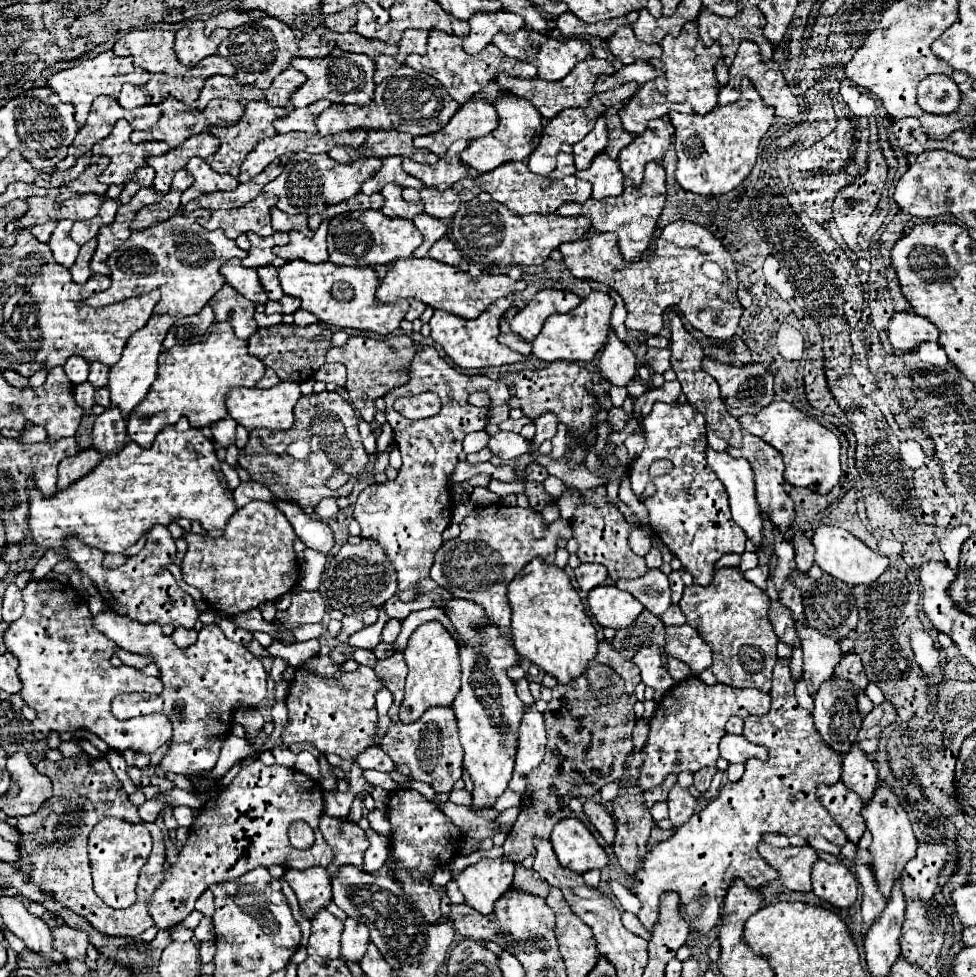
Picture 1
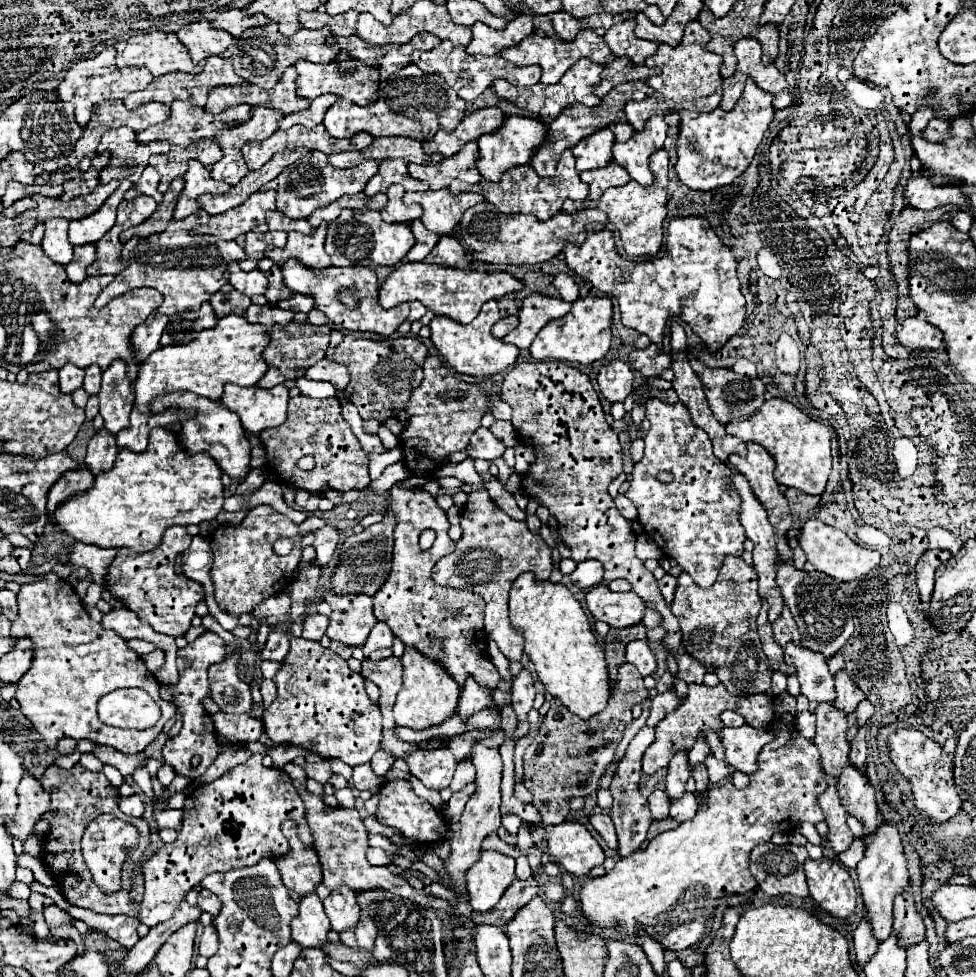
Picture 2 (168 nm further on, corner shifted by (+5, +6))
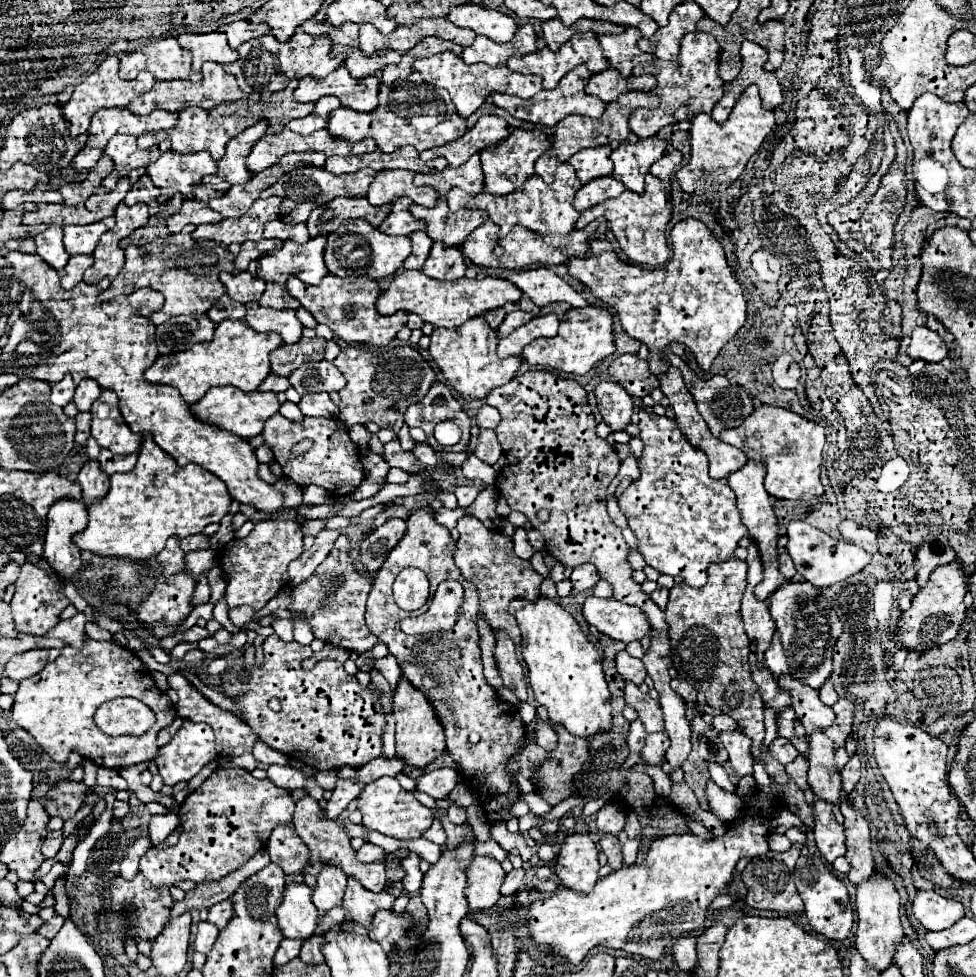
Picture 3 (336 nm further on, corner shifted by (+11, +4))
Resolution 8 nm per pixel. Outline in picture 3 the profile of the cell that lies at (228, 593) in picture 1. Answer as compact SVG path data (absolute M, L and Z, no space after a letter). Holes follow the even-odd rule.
M260 520L246 538L232 538L218 550L220 568L226 578L224 600L228 608L242 604L262 610L264 604L288 582L288 562L302 554L302 532L294 520Z

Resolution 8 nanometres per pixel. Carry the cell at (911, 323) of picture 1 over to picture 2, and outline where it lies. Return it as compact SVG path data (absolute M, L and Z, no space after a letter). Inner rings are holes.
M914 316L902 322L896 340L908 350L940 350L944 348L942 332L928 324L922 316Z

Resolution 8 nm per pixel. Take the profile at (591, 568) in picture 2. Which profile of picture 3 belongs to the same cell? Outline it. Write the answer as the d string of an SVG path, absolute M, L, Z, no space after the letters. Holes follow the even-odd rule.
M580 564L580 566L574 568L570 580L572 580L574 590L592 590L596 586L596 582L600 580L600 576L598 576L596 566L592 566L592 564Z

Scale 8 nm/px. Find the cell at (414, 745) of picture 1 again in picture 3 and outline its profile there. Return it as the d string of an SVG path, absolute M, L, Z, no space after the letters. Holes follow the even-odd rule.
M438 768L432 772L426 772L416 780L416 788L420 792L430 794L432 798L446 798L450 790L456 786L458 772L452 768Z

